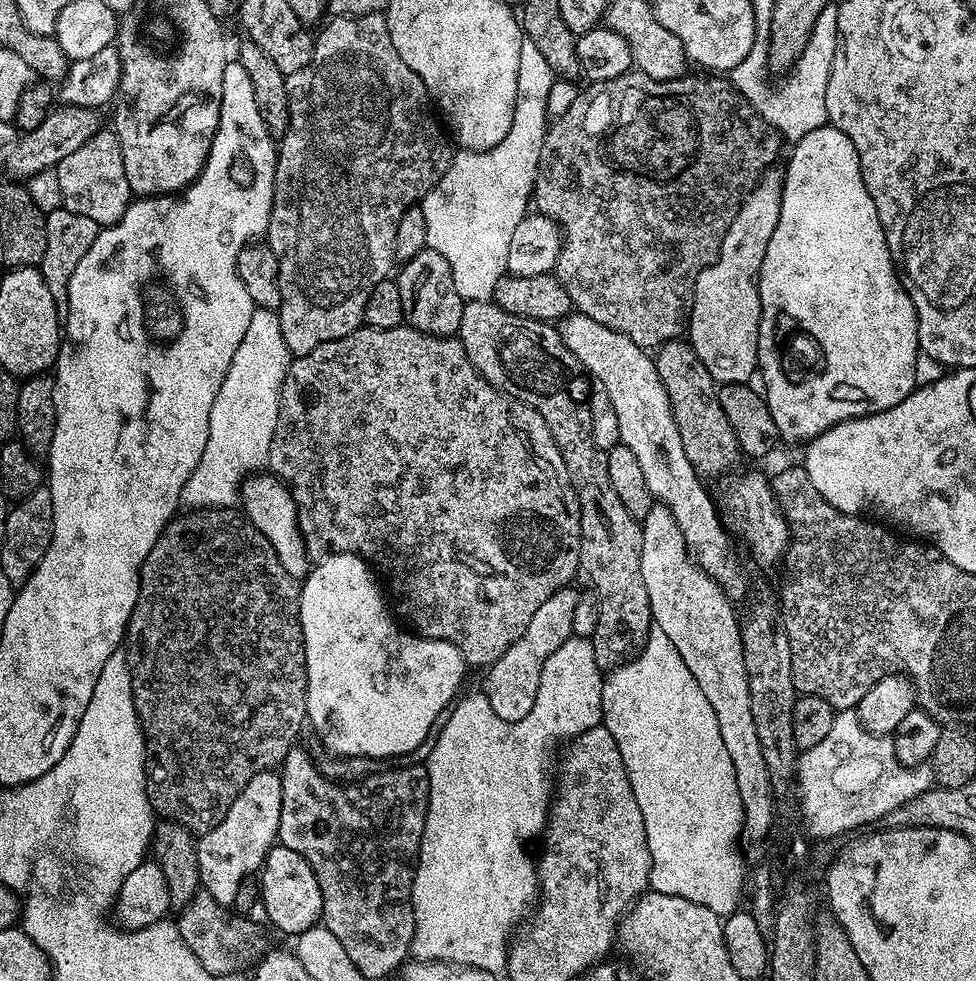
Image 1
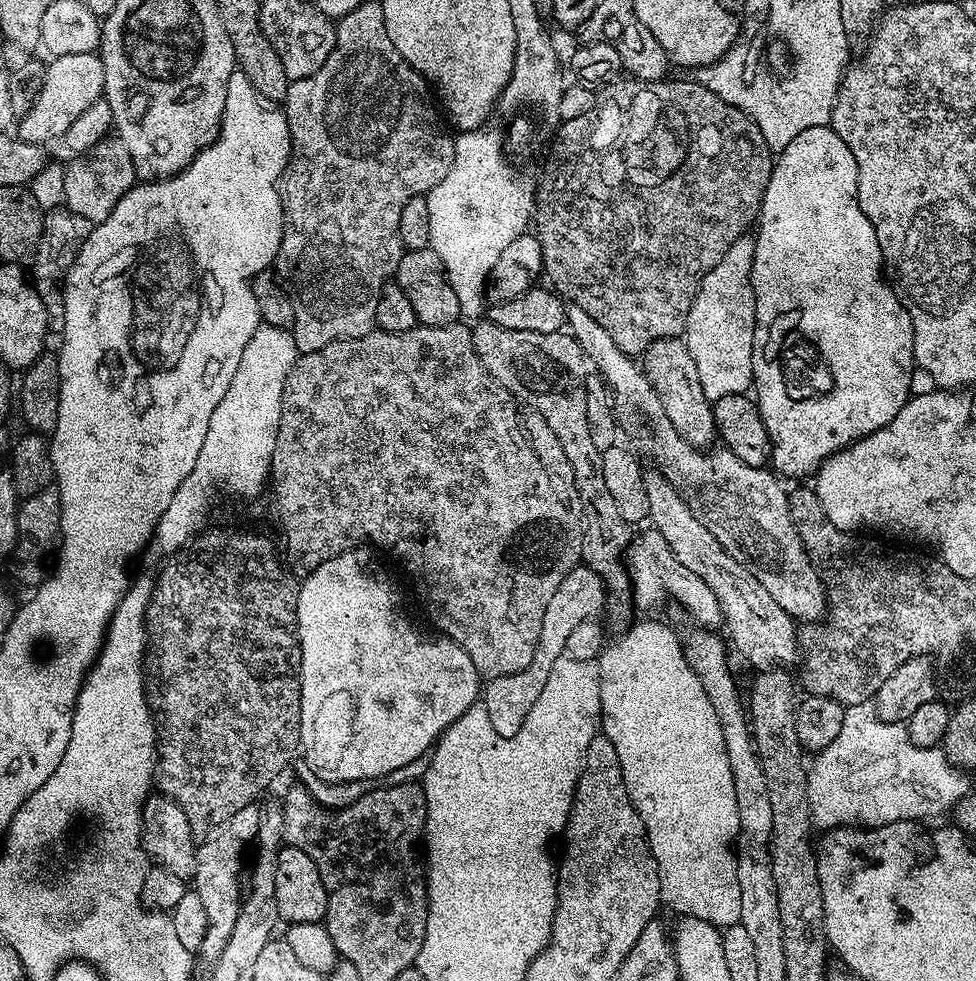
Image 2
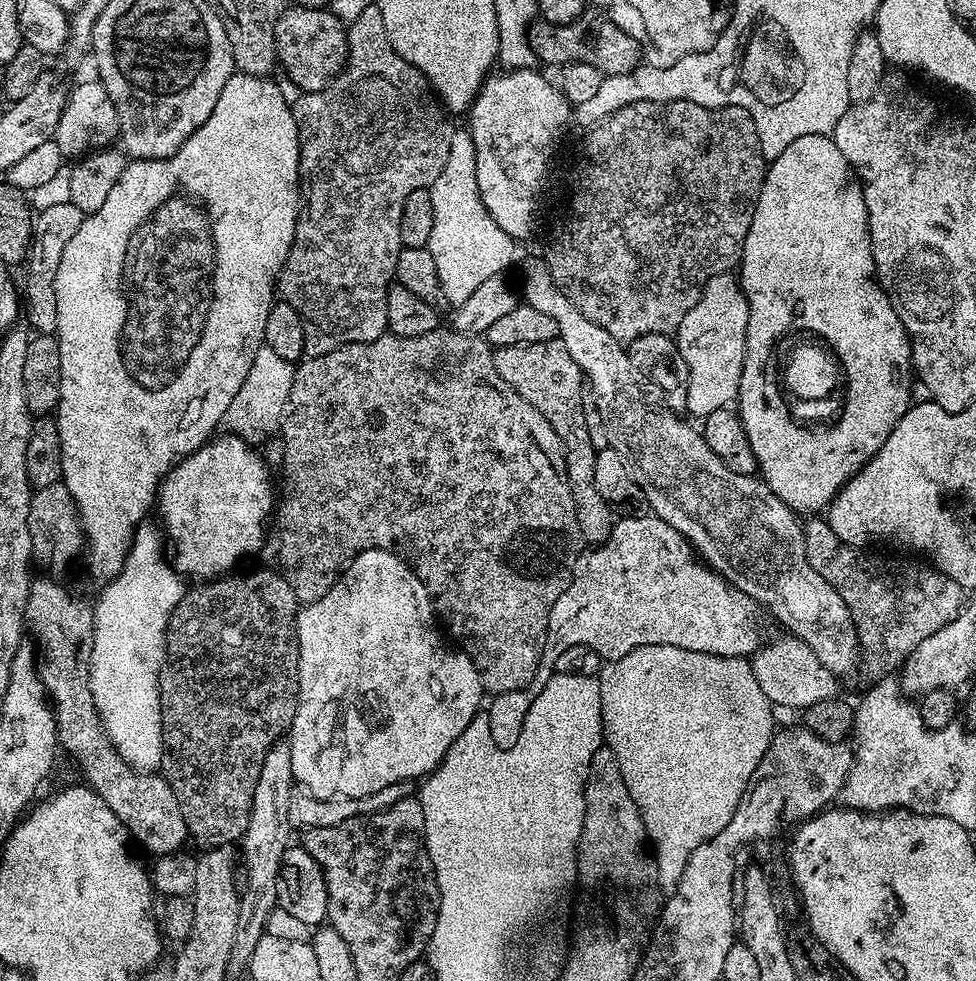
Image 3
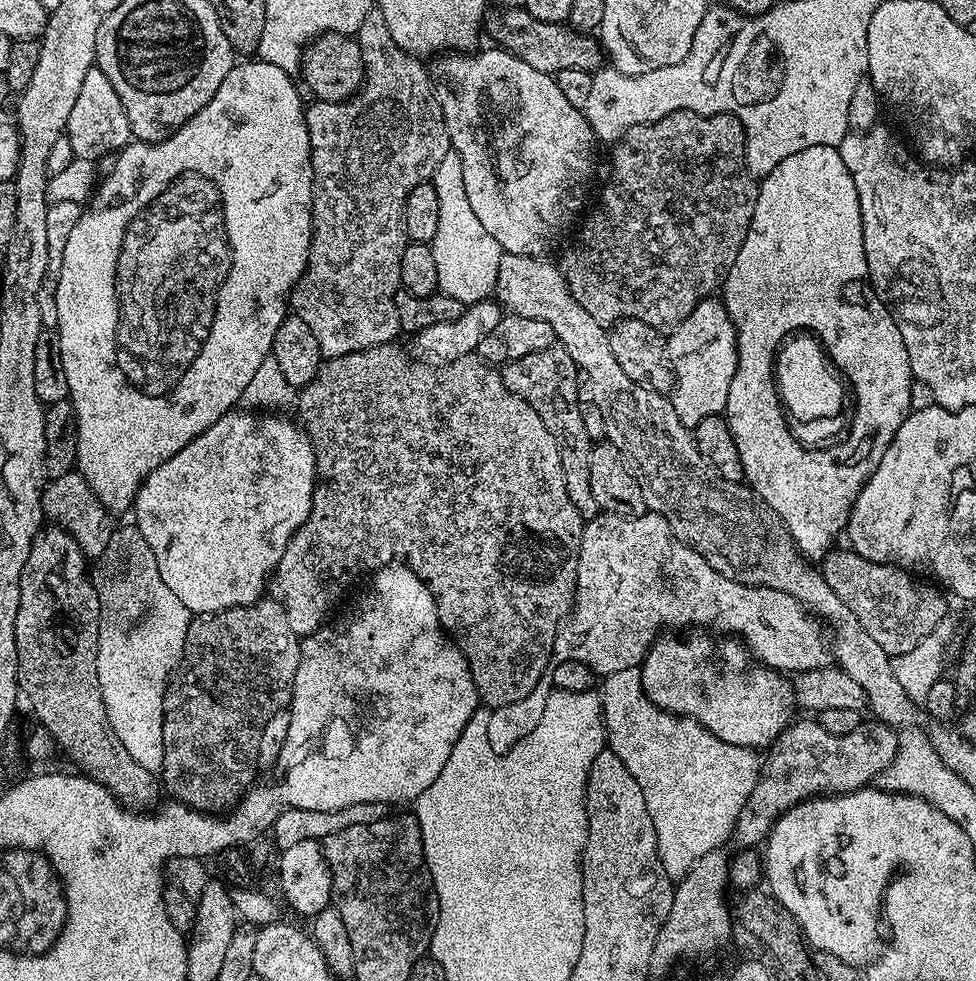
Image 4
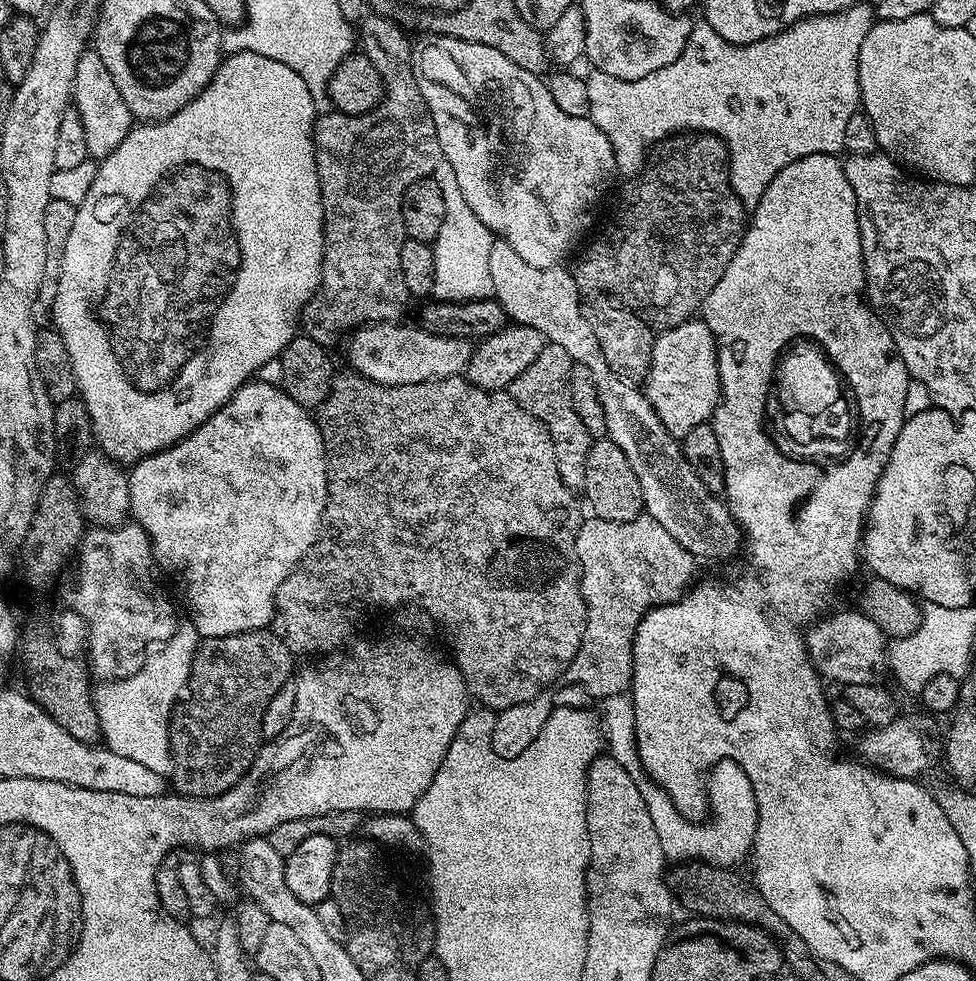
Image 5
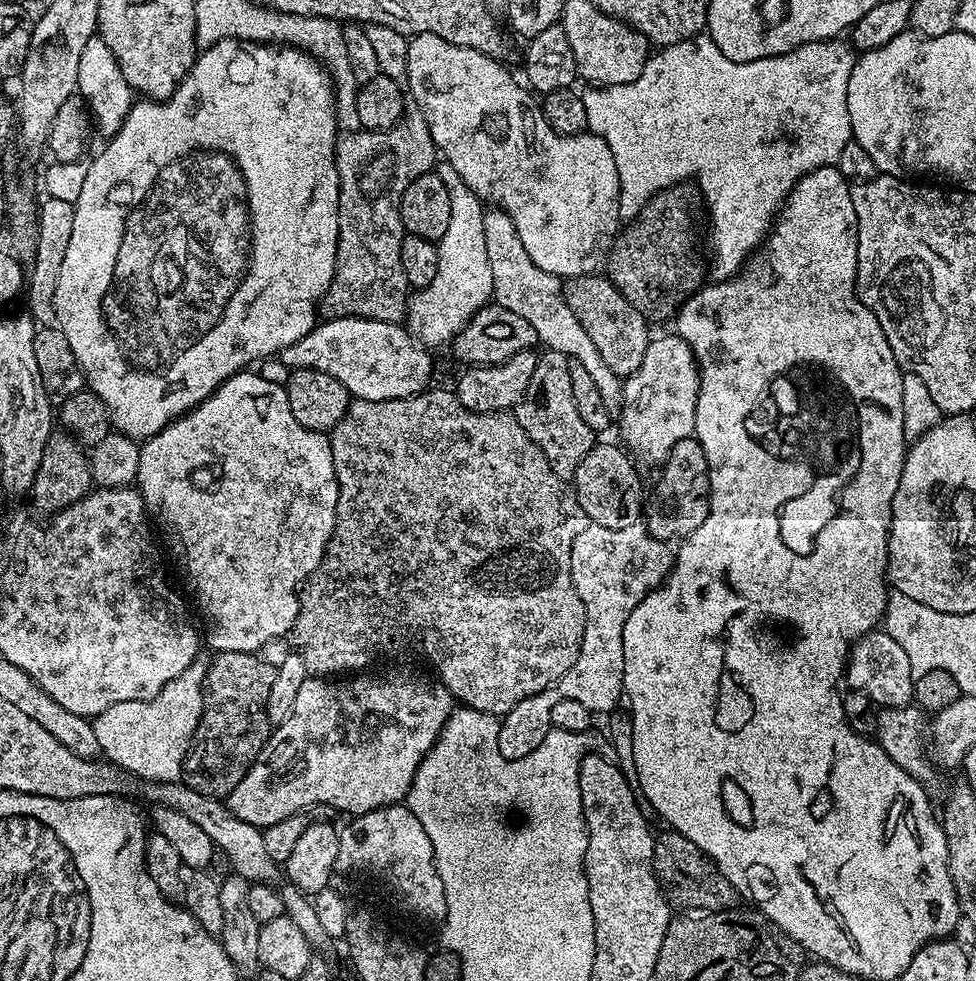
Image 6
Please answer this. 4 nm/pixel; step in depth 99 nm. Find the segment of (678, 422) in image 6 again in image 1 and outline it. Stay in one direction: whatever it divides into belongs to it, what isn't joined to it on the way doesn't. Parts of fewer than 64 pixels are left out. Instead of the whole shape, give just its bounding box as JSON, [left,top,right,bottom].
[686,167,784,385]

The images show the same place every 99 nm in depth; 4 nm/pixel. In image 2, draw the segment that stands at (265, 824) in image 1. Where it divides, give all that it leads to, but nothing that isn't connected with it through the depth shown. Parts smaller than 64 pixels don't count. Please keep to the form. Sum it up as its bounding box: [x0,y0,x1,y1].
[194,803,261,962]

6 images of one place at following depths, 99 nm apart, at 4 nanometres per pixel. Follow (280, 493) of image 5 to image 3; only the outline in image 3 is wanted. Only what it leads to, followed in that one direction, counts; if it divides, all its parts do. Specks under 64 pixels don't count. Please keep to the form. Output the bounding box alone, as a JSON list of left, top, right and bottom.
[158,434,278,582]

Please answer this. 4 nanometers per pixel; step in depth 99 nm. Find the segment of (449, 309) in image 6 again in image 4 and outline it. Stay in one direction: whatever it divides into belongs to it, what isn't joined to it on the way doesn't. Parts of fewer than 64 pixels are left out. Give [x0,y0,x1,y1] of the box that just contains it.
[430,151,502,306]

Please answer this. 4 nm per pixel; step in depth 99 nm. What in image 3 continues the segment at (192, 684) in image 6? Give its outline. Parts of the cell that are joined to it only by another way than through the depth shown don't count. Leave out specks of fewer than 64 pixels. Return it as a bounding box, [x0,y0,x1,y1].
[88,523,186,770]

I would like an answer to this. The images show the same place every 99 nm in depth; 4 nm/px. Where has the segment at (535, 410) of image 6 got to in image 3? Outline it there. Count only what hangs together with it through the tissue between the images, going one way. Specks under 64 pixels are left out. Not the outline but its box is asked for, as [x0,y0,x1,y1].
[492,338,614,546]

